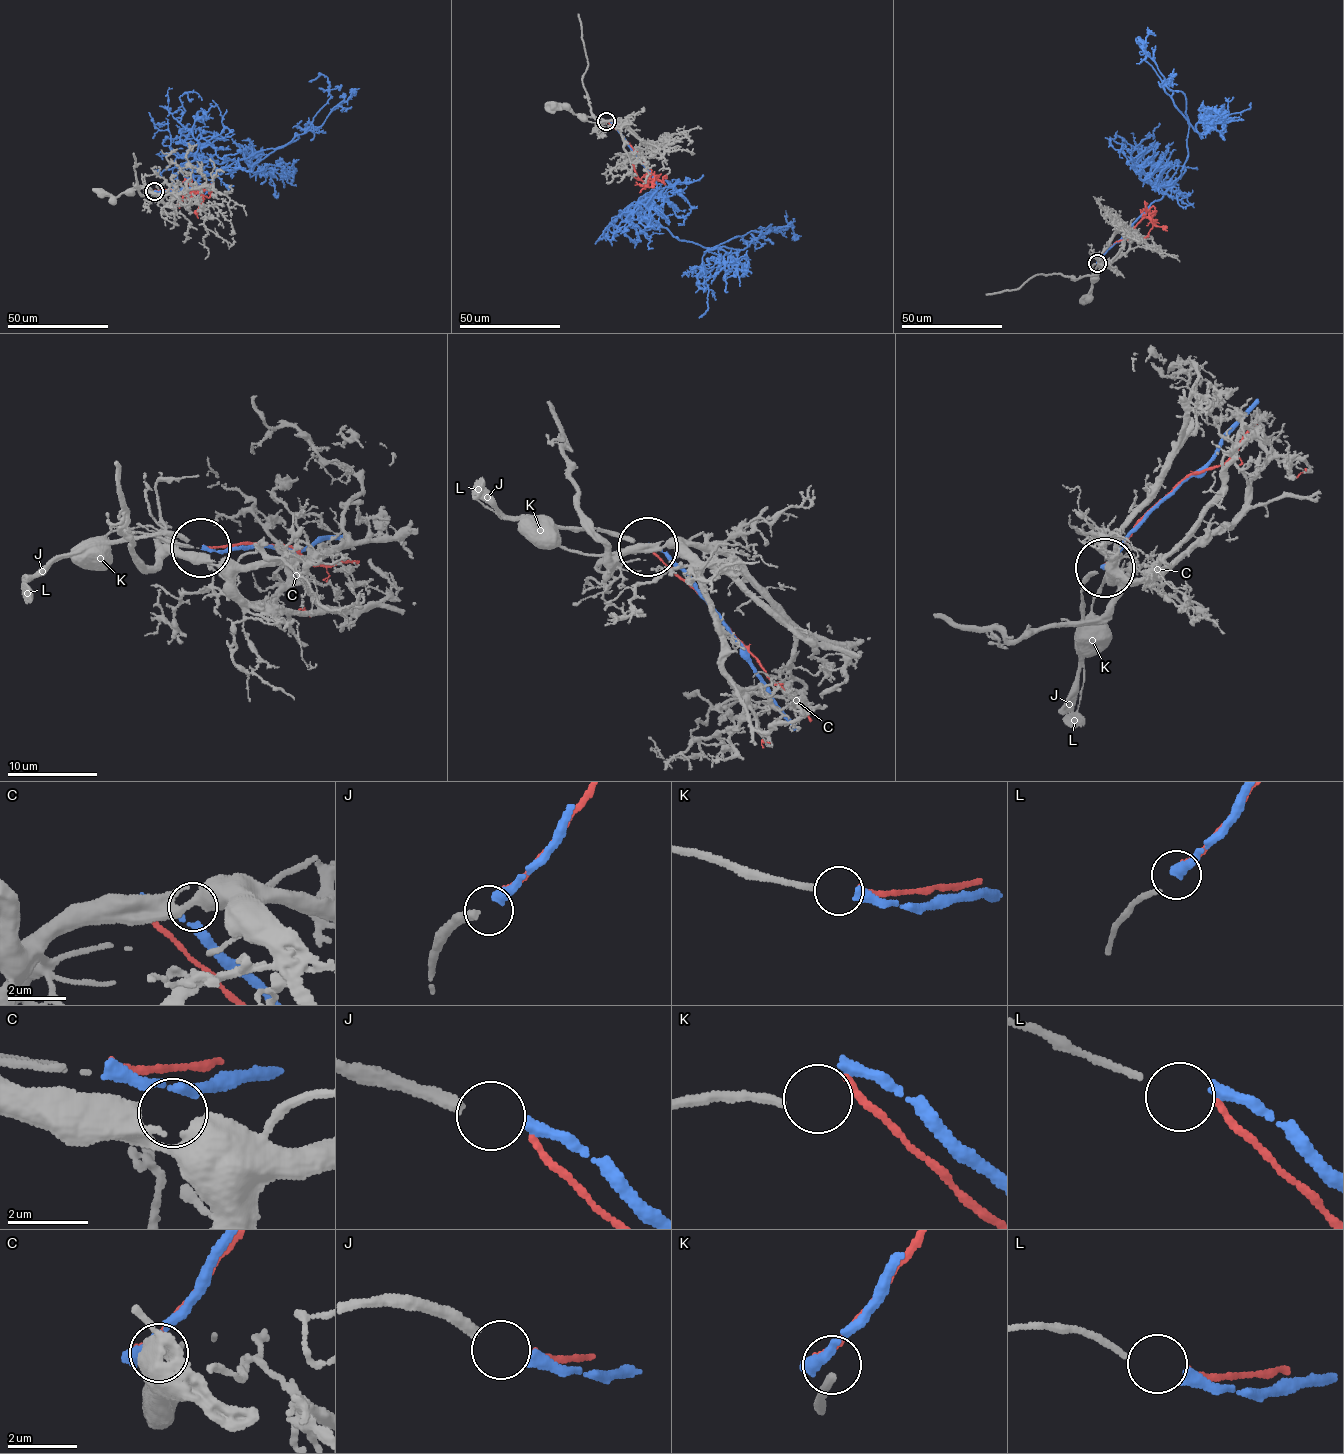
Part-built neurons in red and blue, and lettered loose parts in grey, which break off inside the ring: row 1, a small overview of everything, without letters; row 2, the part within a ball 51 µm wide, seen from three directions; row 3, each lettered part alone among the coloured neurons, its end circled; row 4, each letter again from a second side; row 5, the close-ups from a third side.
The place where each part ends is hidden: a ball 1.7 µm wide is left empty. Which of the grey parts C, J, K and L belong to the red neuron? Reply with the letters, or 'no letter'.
L

